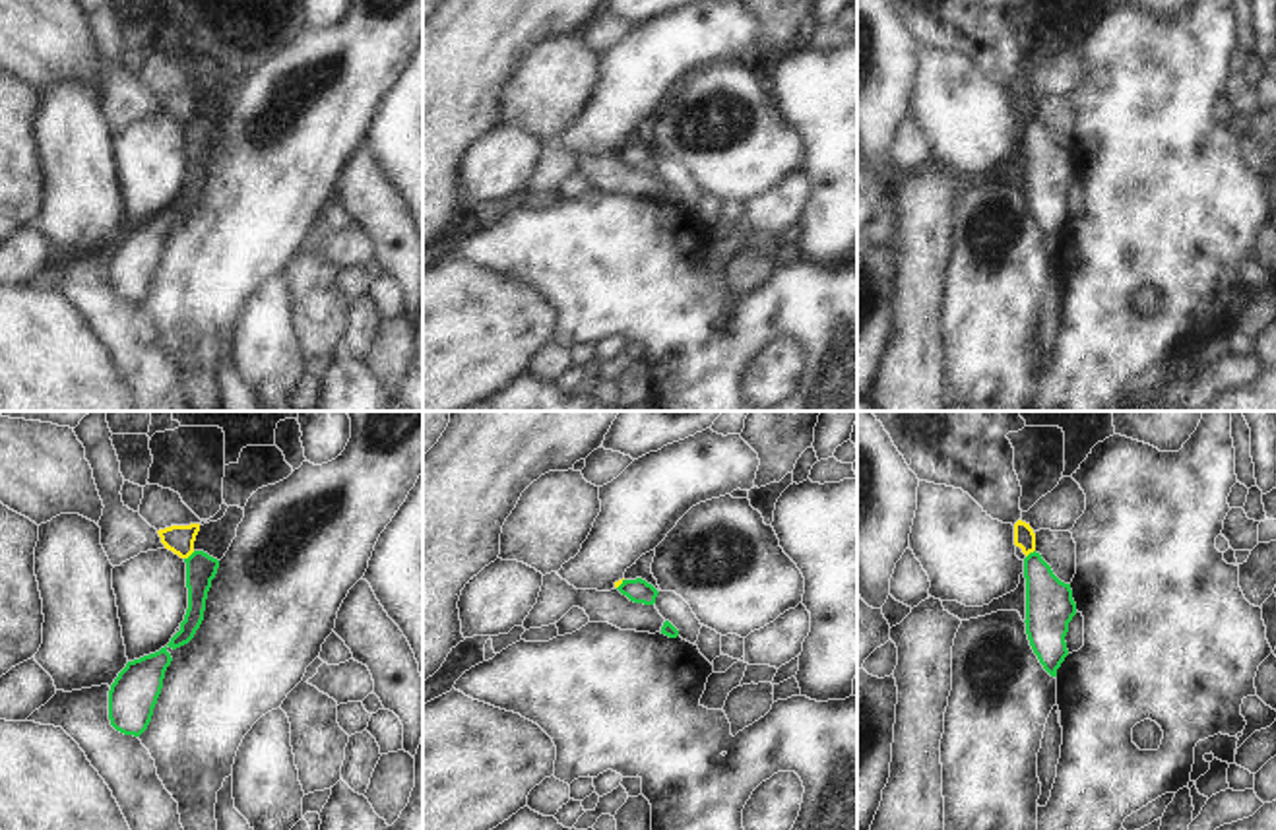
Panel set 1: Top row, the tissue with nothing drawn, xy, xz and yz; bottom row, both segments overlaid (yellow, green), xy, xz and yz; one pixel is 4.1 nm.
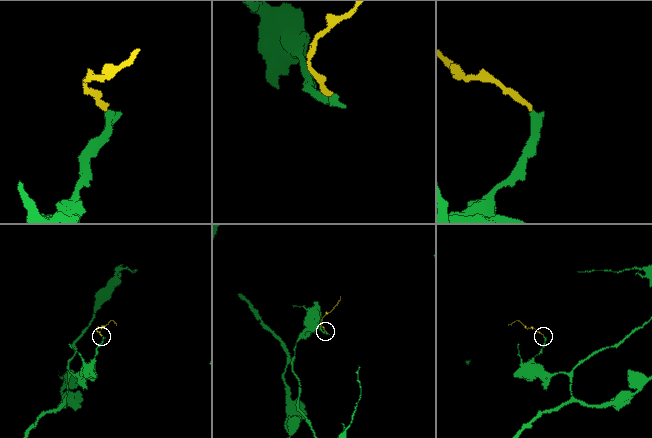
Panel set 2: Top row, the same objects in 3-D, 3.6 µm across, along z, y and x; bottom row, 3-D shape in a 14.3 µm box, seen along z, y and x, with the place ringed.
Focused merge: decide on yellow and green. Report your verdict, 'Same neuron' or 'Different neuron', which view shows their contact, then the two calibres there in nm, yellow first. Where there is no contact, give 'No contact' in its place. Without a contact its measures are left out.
Different neuron. Touches yellow in xy. Thickness 120 nm (yellow) against 130 nm

